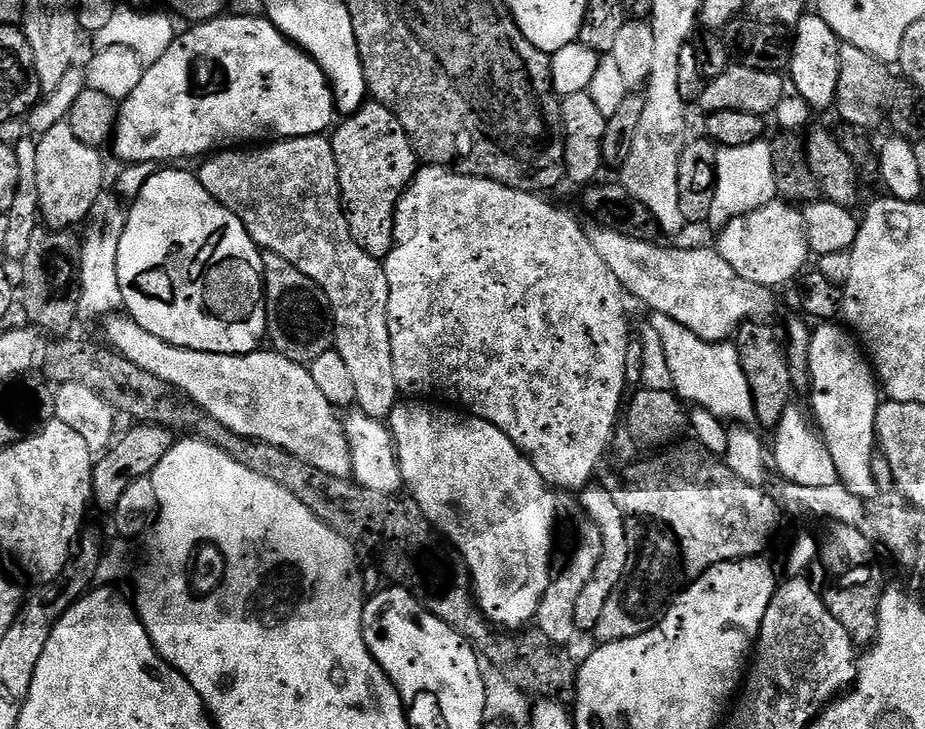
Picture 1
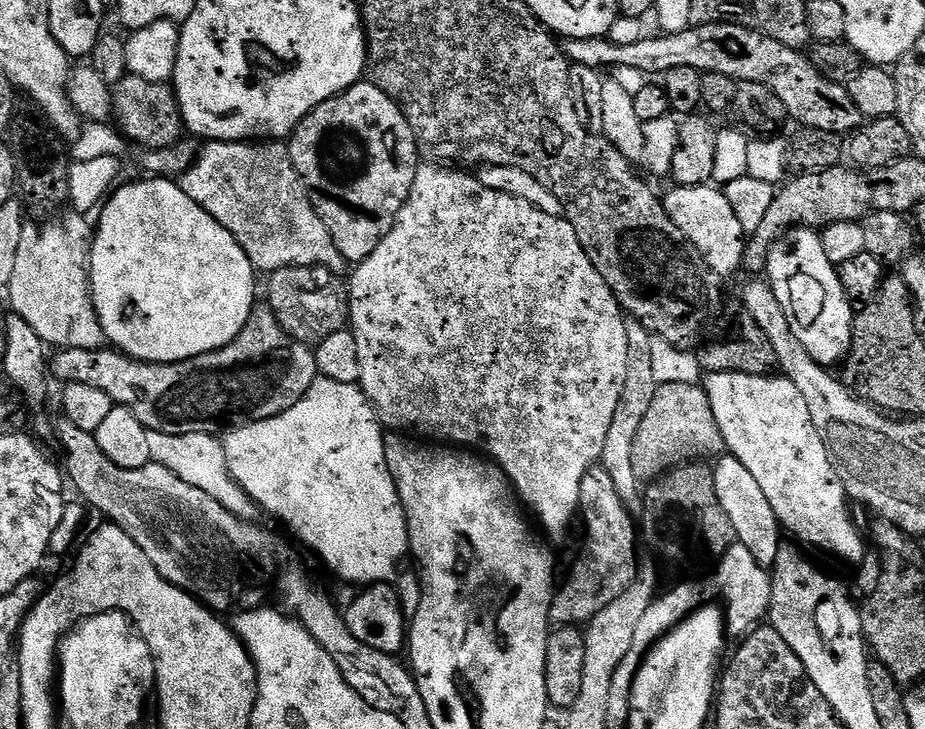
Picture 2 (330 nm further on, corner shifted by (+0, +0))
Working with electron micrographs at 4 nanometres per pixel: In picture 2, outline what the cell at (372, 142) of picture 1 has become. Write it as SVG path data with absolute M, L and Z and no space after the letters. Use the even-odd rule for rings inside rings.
M361 82L306 114L306 118L302 118L302 122L292 131L287 146L294 170L298 170L304 187L317 197L324 196L318 204L323 209L326 230L330 230L330 238L334 238L334 246L338 246L338 254L342 254L344 261L352 266L370 258L370 254L378 250L378 242L390 234L414 186L416 169L422 164L410 122L406 122L402 110L378 85Z

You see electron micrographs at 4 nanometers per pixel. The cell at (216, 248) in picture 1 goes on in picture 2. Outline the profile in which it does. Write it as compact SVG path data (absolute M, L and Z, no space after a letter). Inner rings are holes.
M143 179L137 184L128 184L125 188L117 187L107 197L103 207L99 209L100 225L98 223L95 225L92 237L90 295L92 305L96 307L96 317L104 331L105 341L115 351L122 352L125 356L131 356L133 360L139 360L142 364L173 364L213 352L234 342L234 338L238 338L242 326L246 326L246 322L250 318L252 309L258 304L258 300L256 300L258 272L253 268L250 258L246 258L246 250L242 250L242 246L238 246L234 234L230 234L230 230L226 230L226 226L222 226L217 220L210 218L210 214L206 214L206 210L202 210L202 206L198 206L198 202L194 202L194 198L186 198L186 194L175 179Z

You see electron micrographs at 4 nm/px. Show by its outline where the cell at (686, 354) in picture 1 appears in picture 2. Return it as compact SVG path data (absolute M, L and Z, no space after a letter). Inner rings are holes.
M713 372L707 380L706 391L714 410L714 418L718 422L718 430L722 430L725 449L736 456L738 462L742 462L742 466L750 470L750 474L754 474L754 479L758 481L758 486L762 486L762 494L766 494L781 525L808 544L821 544L852 564L862 563L864 540L848 513L850 497L832 468L824 437L818 434L818 430L814 430L810 409L806 407L802 394L798 394L798 386L794 386L794 382L790 382L782 374L751 376Z

